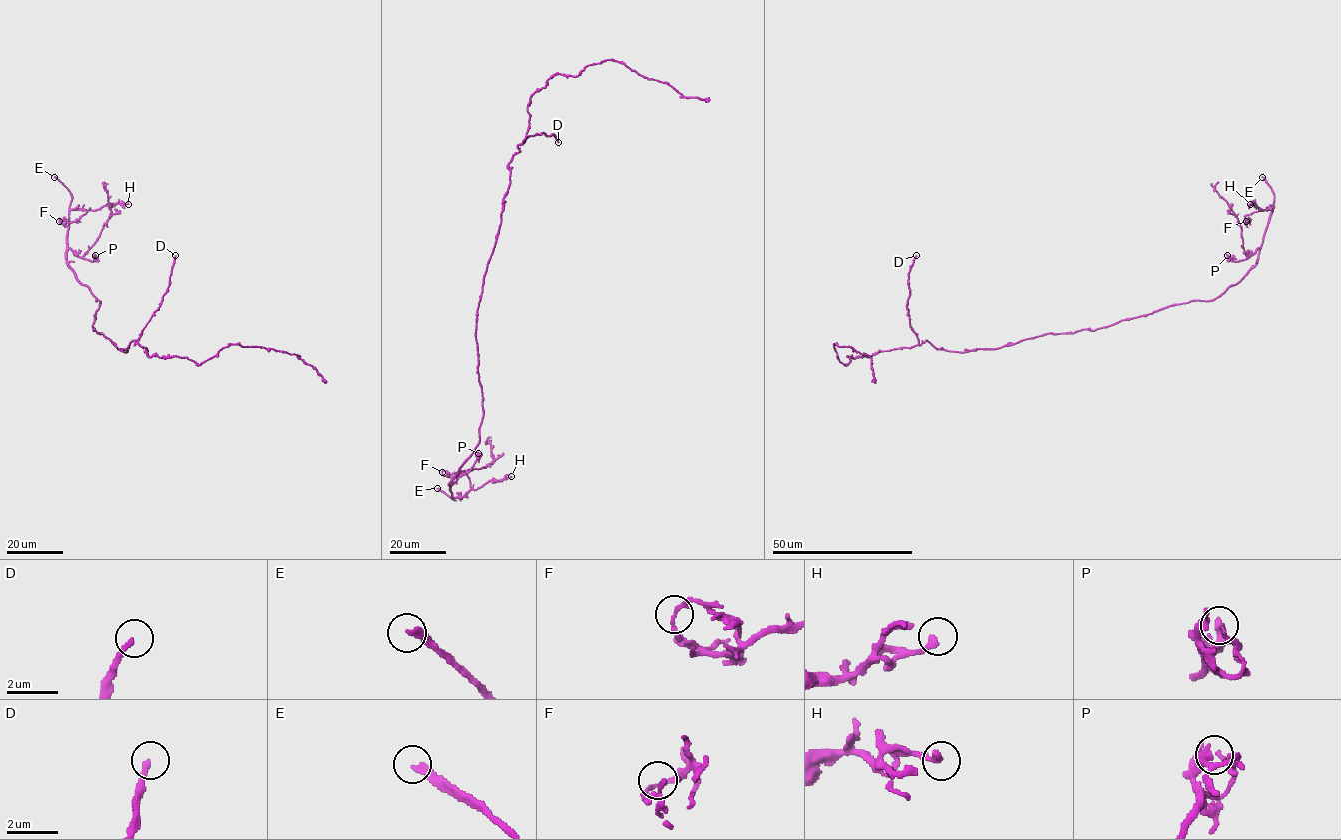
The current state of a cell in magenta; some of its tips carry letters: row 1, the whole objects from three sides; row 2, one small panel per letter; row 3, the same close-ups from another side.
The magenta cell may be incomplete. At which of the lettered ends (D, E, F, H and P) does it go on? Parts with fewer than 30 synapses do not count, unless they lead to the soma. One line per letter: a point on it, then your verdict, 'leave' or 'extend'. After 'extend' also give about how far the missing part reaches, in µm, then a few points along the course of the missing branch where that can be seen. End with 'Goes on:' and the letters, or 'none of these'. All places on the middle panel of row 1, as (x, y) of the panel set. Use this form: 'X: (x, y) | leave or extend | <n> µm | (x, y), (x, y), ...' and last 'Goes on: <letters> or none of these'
D: (558, 142) | extend | 80 µm | (558, 142), (561, 157), (556, 159), (566, 167), (561, 173), (566, 174), (563, 187), (570, 185), (577, 192)
E: (437, 488) | extend | 20 µm | (437, 488), (404, 470)
F: (442, 472) | leave
H: (511, 476) | leave
P: (478, 453) | leave
Goes on: D, E

